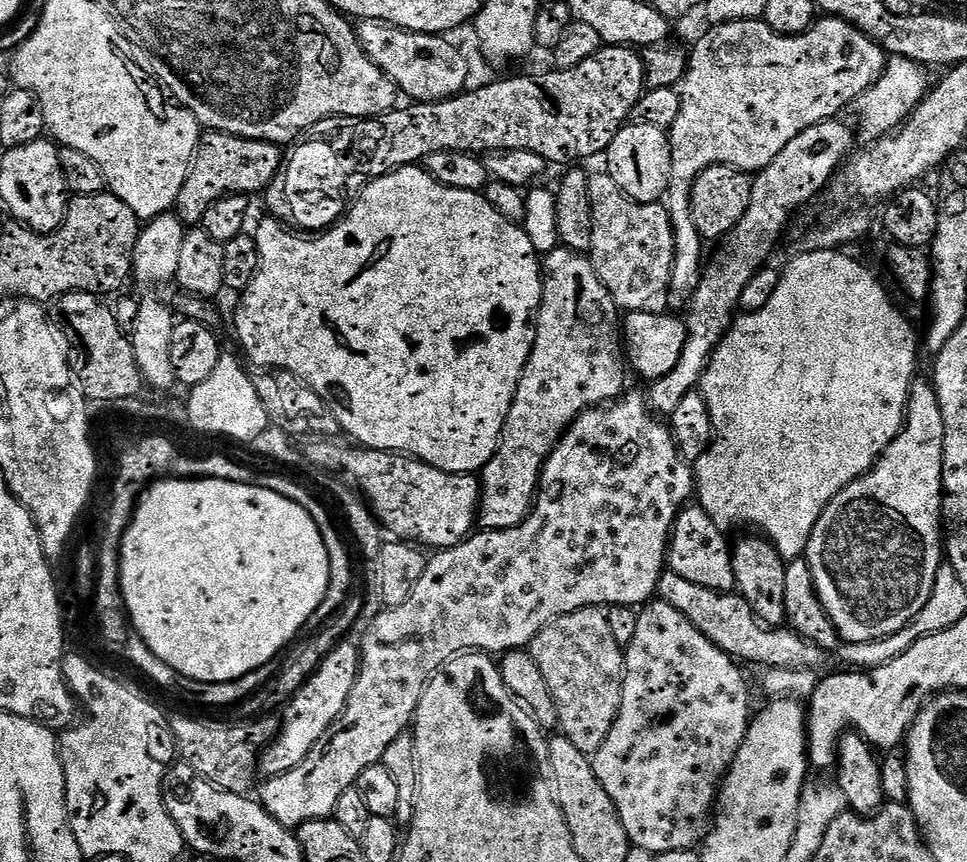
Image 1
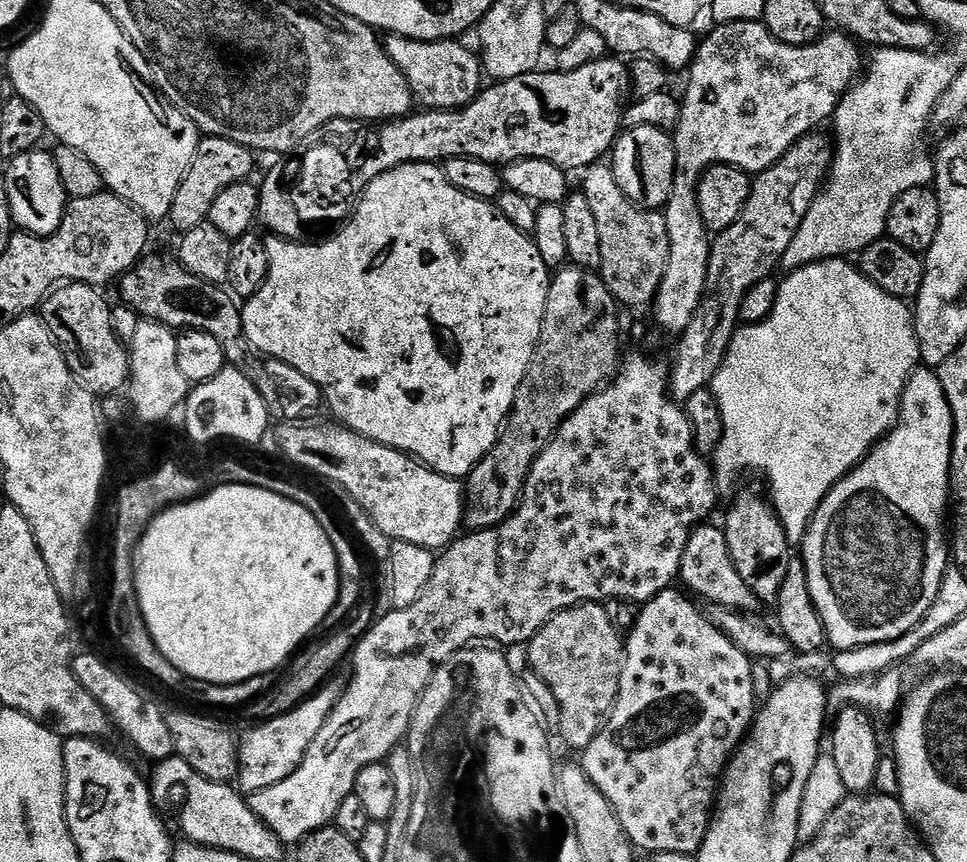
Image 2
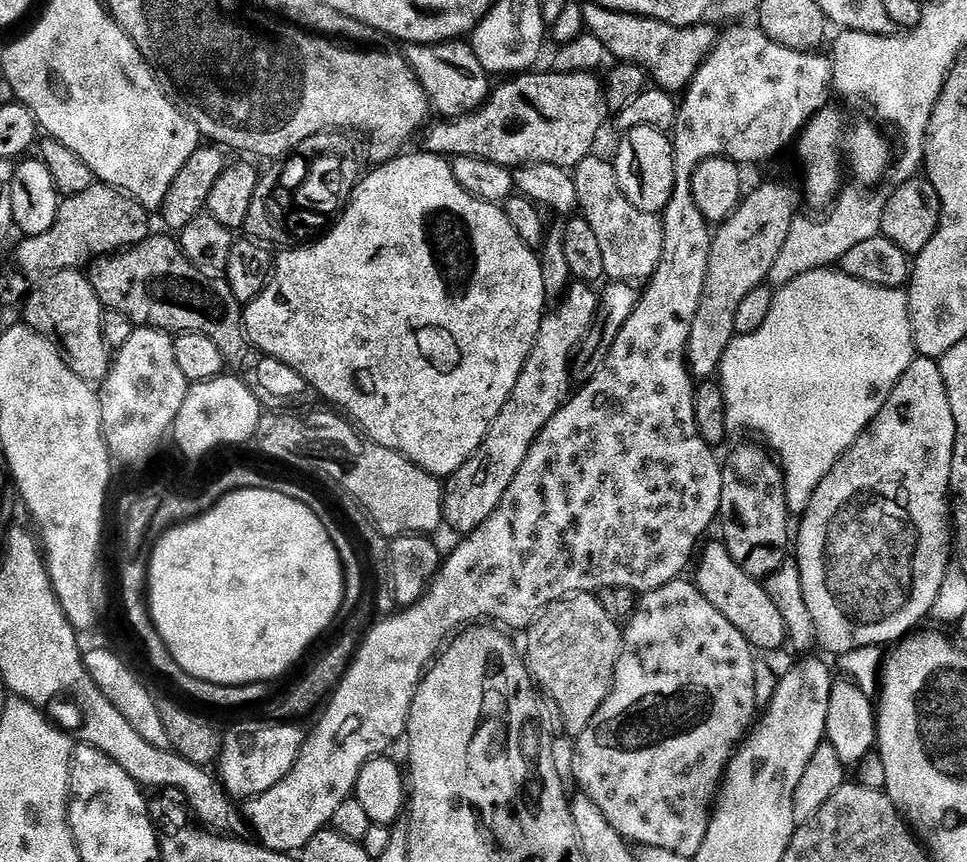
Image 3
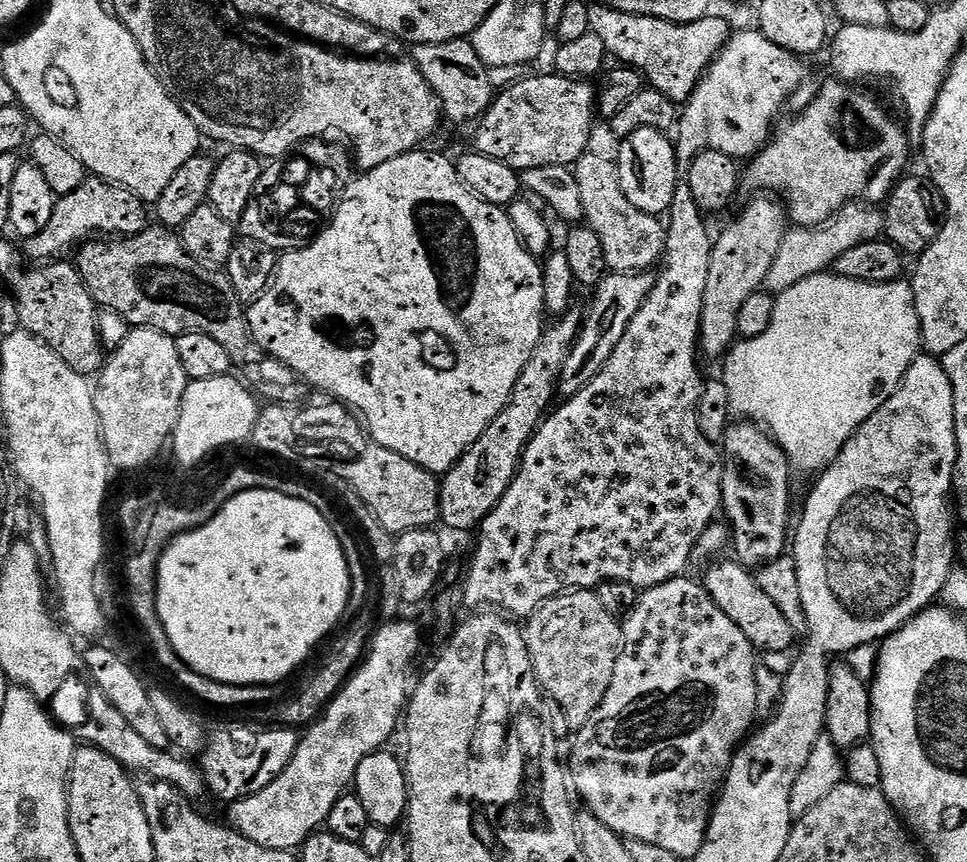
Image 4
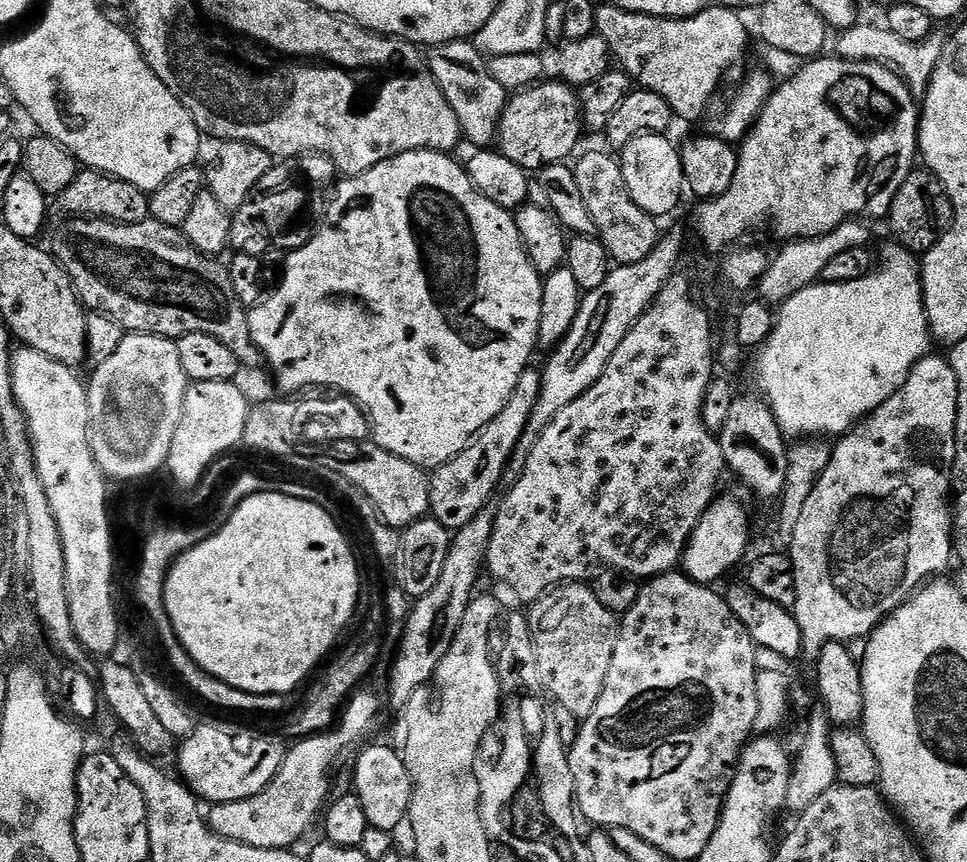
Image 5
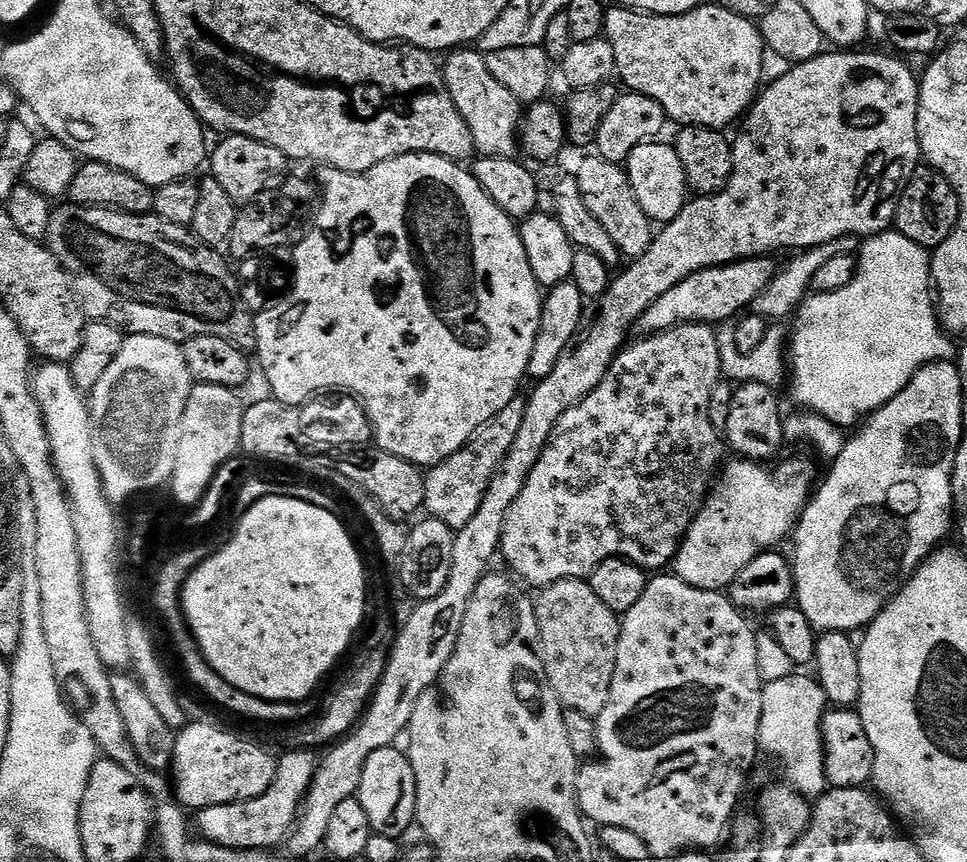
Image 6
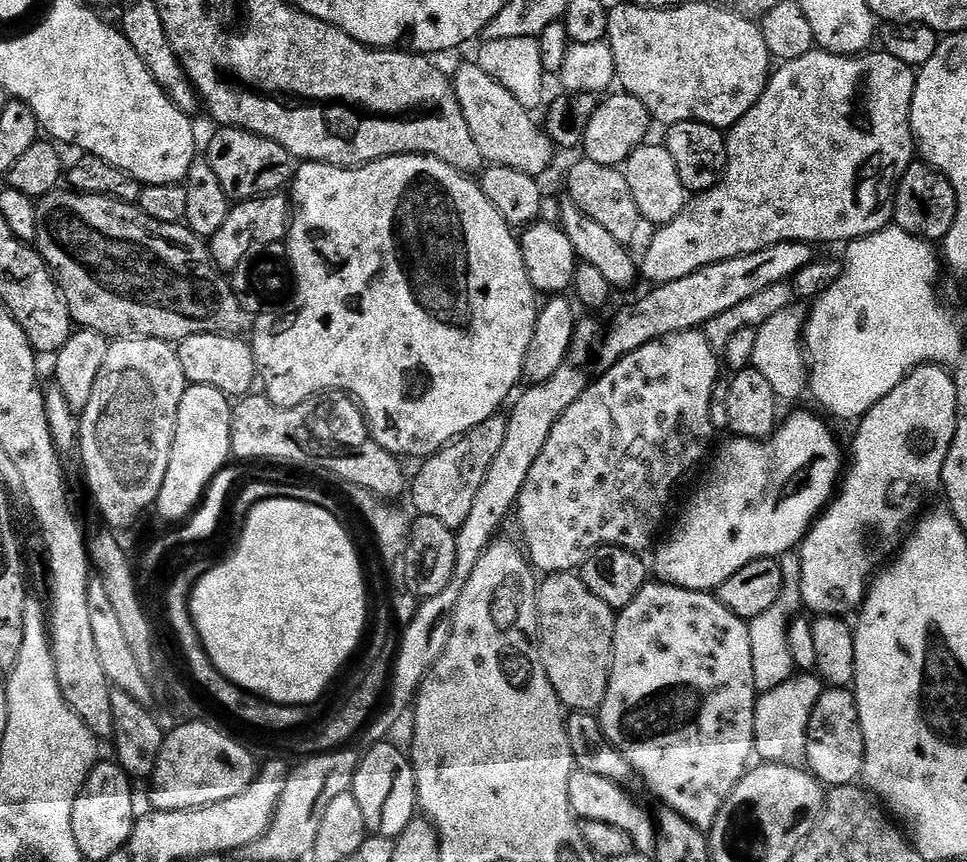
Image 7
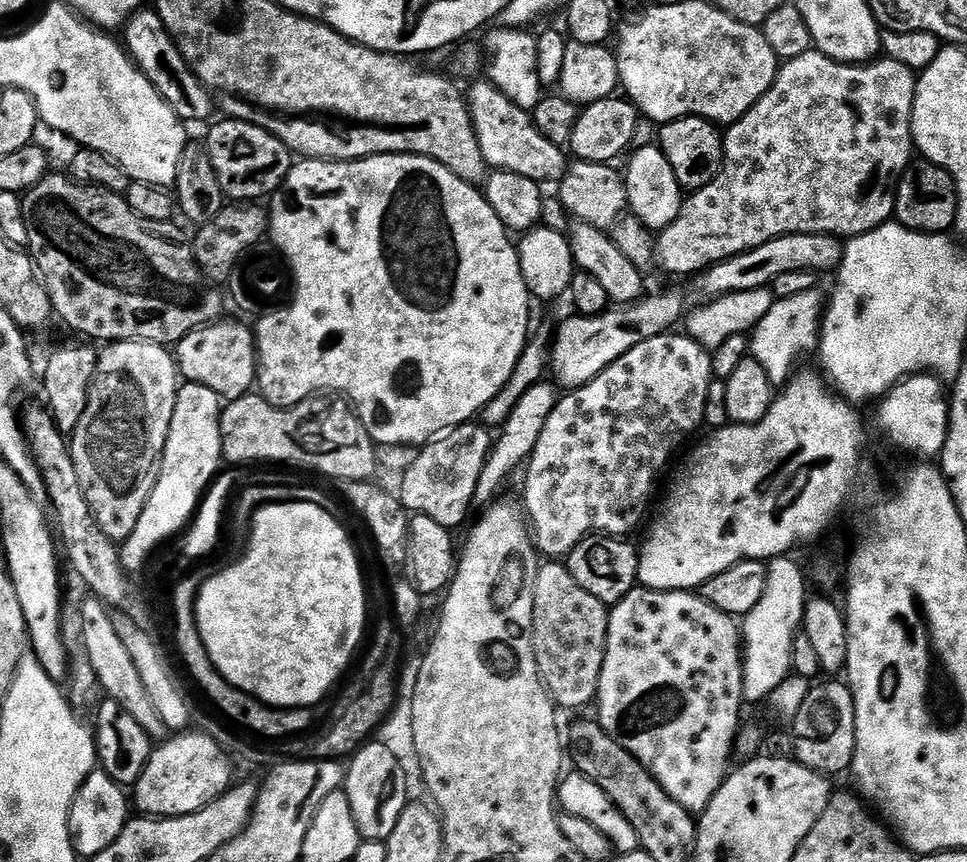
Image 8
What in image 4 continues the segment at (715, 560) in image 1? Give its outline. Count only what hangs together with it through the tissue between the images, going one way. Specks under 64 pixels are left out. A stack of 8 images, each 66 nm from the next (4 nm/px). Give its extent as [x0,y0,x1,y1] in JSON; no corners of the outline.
[702,559,798,653]

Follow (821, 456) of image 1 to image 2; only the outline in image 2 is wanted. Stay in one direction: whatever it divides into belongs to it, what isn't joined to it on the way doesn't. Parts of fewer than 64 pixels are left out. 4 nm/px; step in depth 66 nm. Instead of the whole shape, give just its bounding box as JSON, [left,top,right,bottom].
[710,258,921,546]

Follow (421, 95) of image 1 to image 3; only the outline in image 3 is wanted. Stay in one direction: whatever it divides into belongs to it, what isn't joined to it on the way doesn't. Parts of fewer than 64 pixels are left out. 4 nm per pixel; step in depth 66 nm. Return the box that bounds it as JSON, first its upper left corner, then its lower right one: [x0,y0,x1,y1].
[403,42,490,118]

